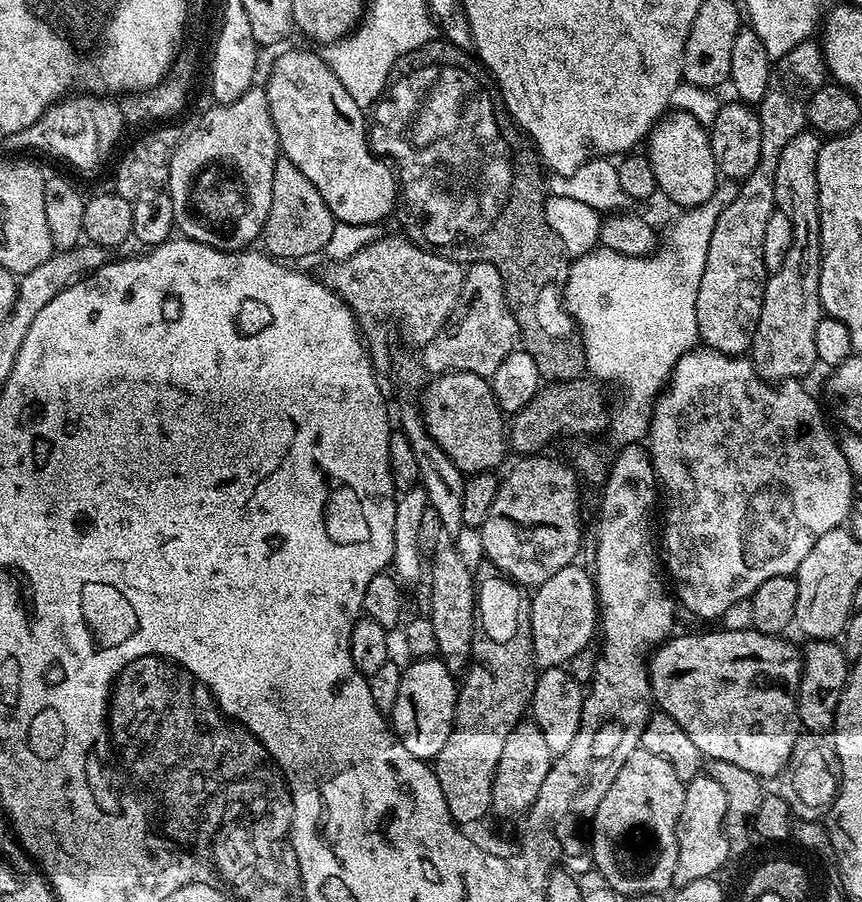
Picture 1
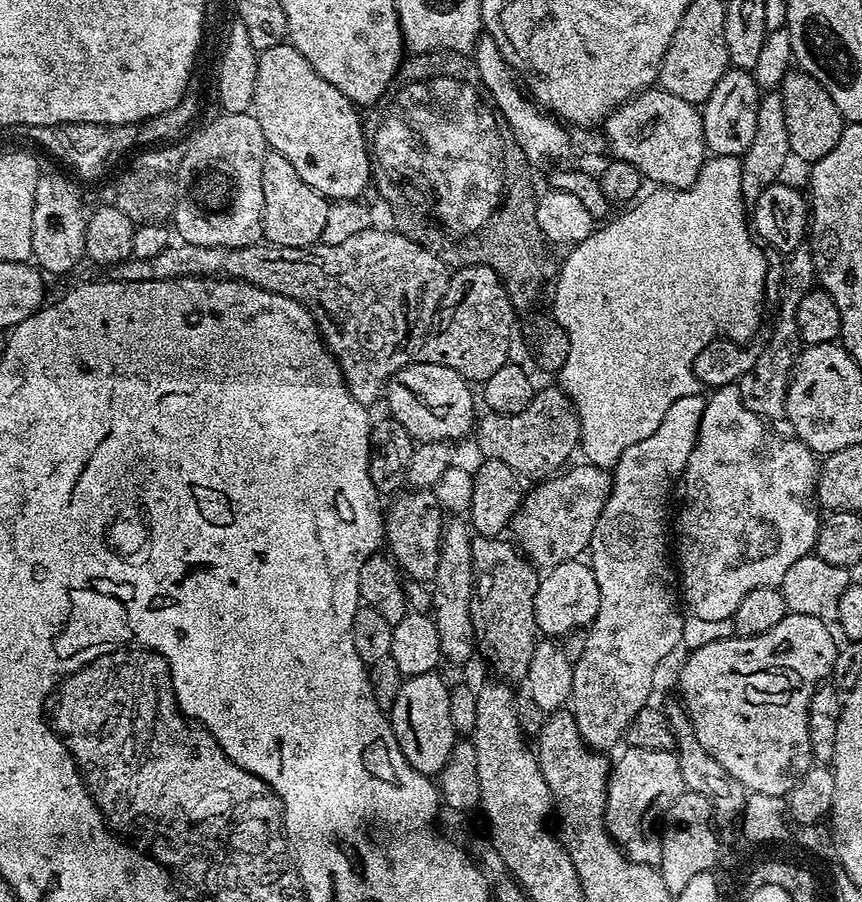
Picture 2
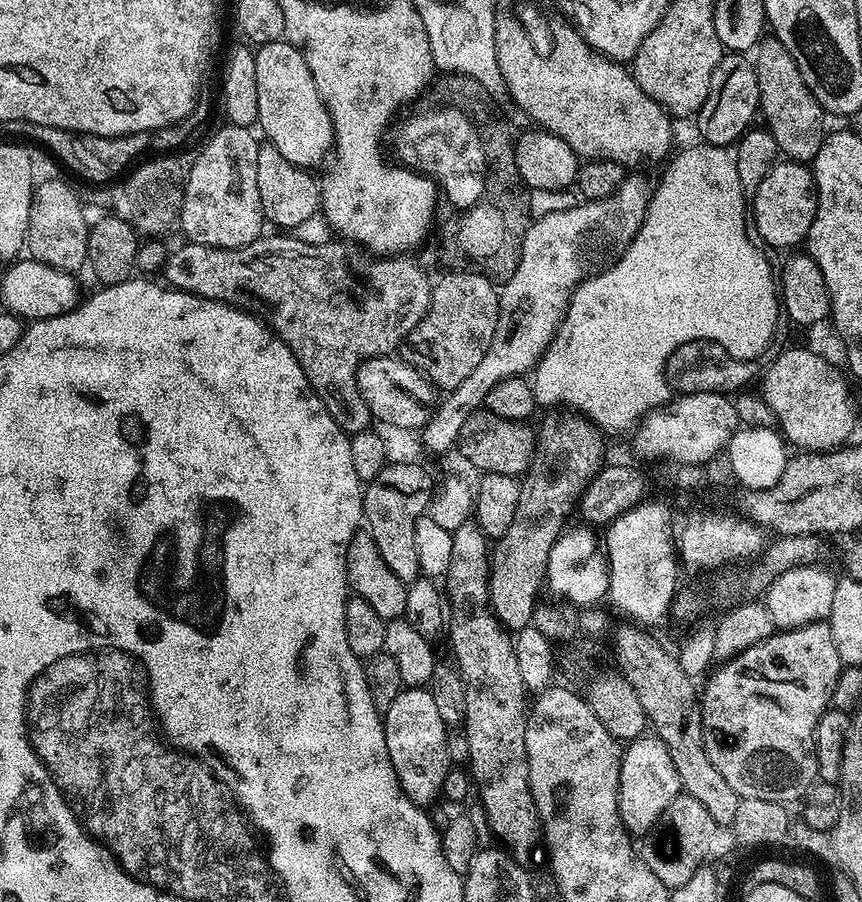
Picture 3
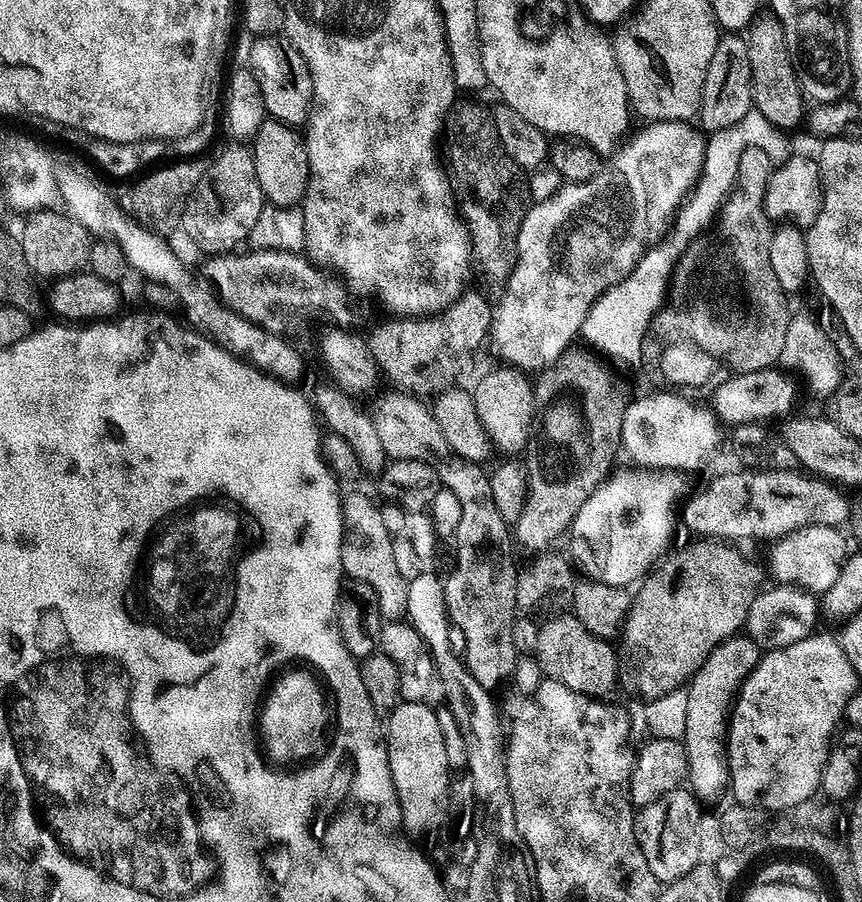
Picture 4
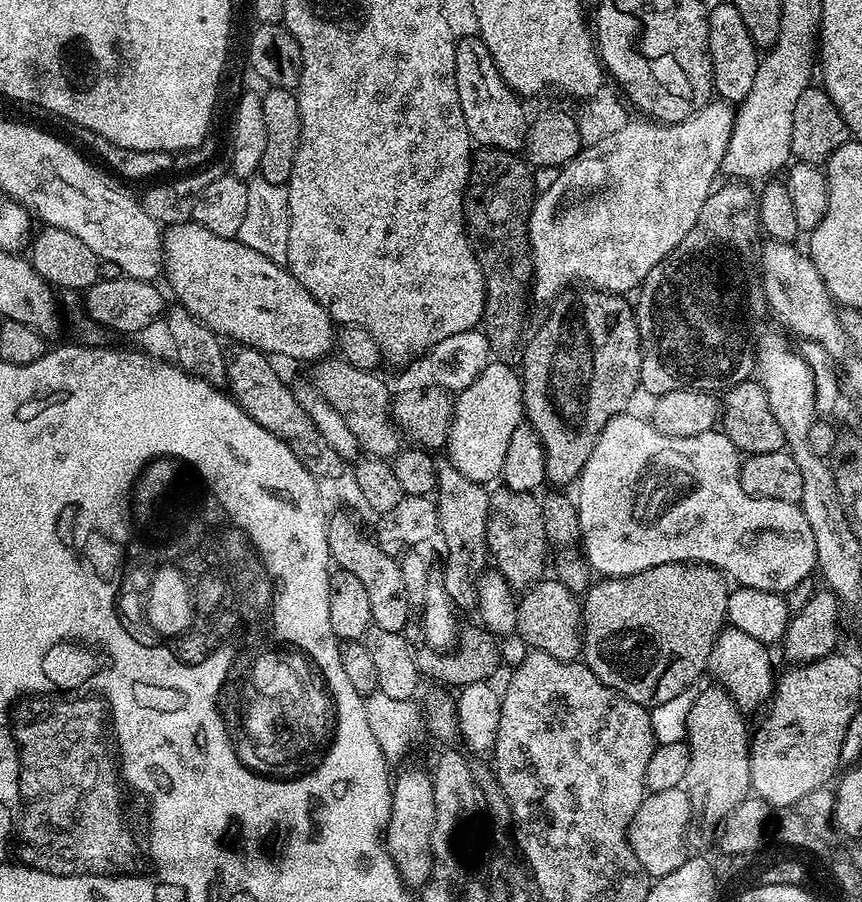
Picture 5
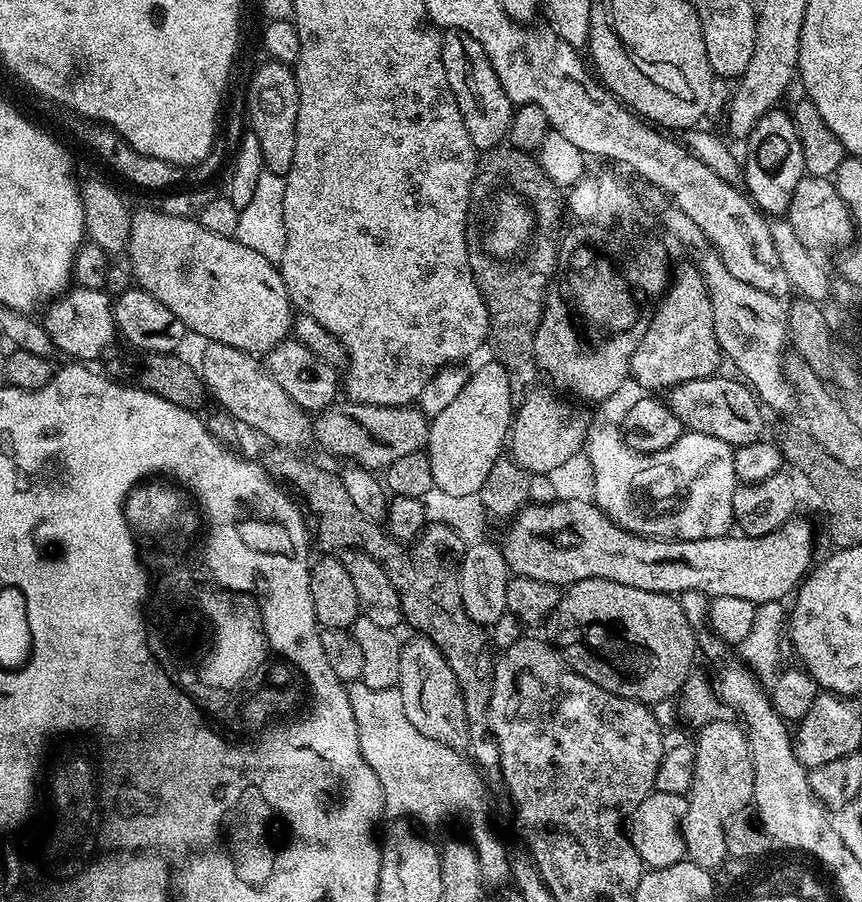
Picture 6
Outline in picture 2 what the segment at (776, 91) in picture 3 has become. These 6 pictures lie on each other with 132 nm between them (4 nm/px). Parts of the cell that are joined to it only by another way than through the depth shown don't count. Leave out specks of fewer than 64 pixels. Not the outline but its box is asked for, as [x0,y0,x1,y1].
[778,70,846,162]

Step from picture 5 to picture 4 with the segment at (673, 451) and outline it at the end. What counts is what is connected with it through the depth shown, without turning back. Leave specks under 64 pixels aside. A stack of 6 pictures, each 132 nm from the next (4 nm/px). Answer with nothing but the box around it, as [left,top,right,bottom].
[570,467,844,594]

